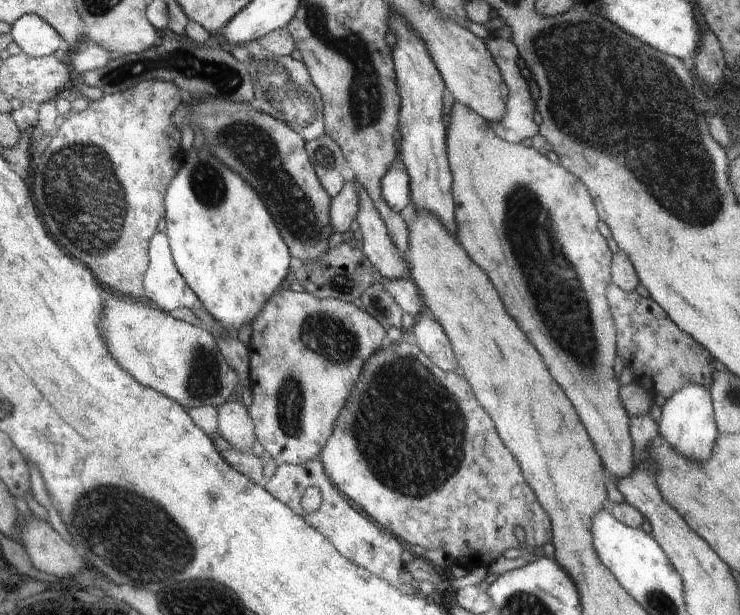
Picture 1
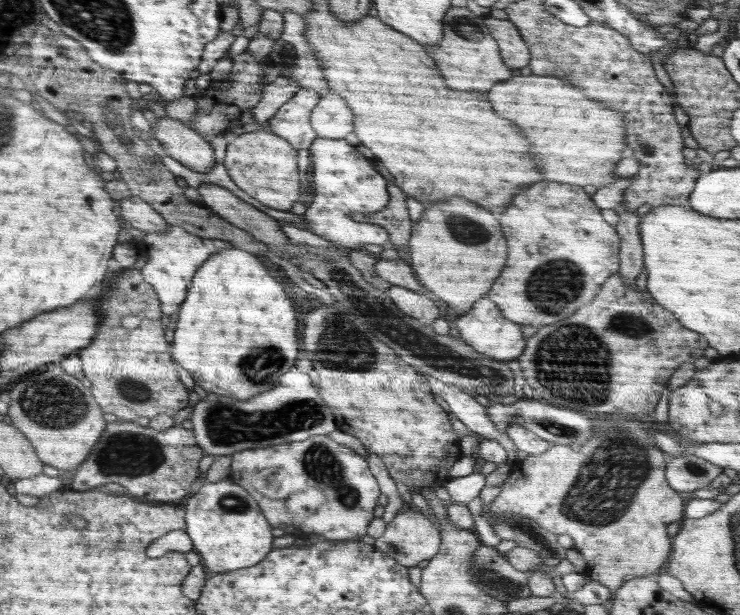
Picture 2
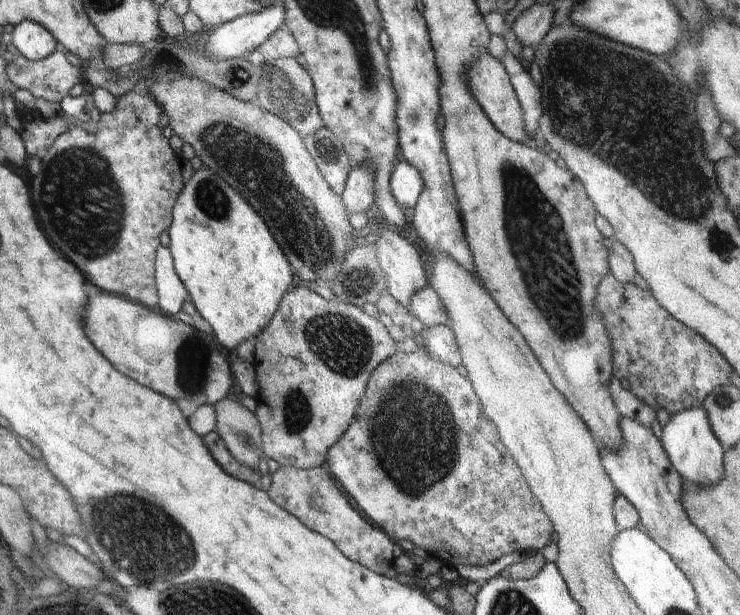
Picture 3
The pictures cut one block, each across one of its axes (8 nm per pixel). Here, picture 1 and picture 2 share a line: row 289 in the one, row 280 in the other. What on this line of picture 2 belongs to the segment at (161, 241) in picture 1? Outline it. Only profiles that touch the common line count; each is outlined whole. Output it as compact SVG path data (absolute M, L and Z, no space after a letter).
M168 225L164 233L144 233L142 240L131 240L128 243L136 248L139 256L148 258L141 268L143 280L156 290L164 314L174 314L178 311L190 280L210 255L233 246L230 241L202 238L174 225Z

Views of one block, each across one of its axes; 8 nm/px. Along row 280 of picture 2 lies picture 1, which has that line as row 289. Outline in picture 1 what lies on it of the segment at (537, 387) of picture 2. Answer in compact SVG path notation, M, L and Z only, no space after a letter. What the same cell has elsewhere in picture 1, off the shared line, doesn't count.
M612 282L607 286L606 300L616 329L617 355L622 356L631 382L645 388L653 398L655 394L662 394L667 399L688 385L700 385L709 390L716 370L712 356L697 340L676 326L659 304L635 290L622 290Z

